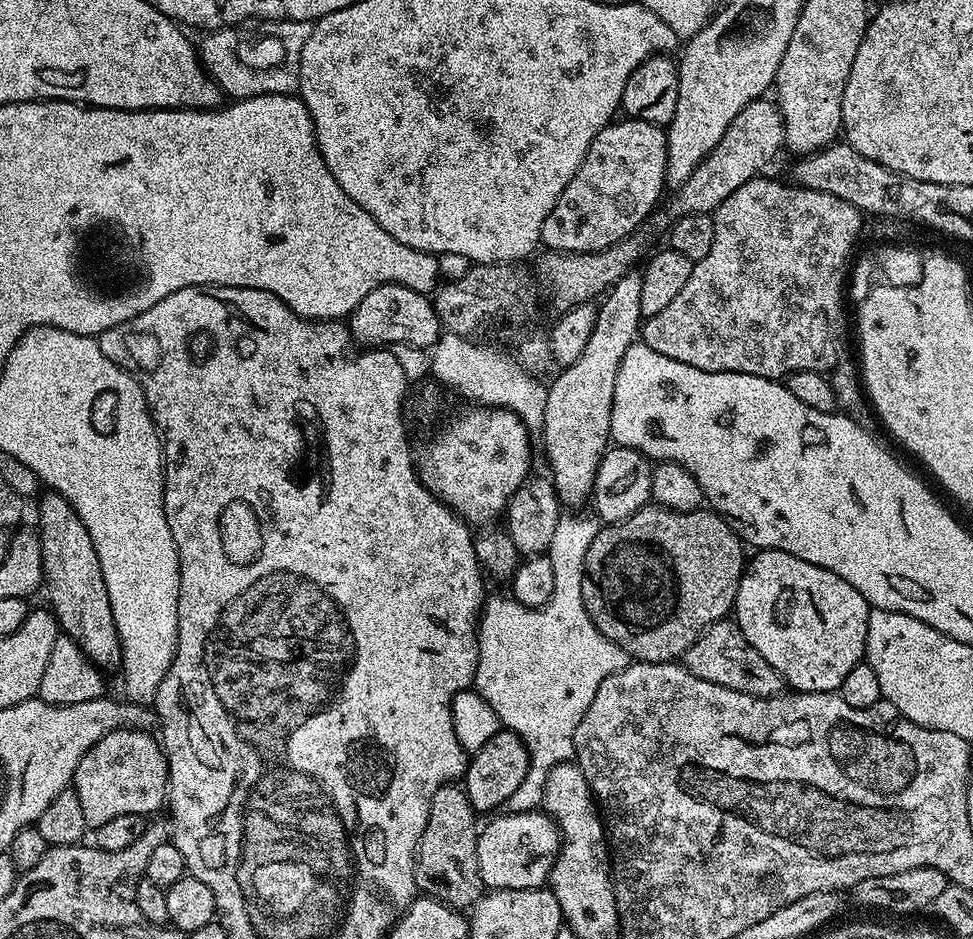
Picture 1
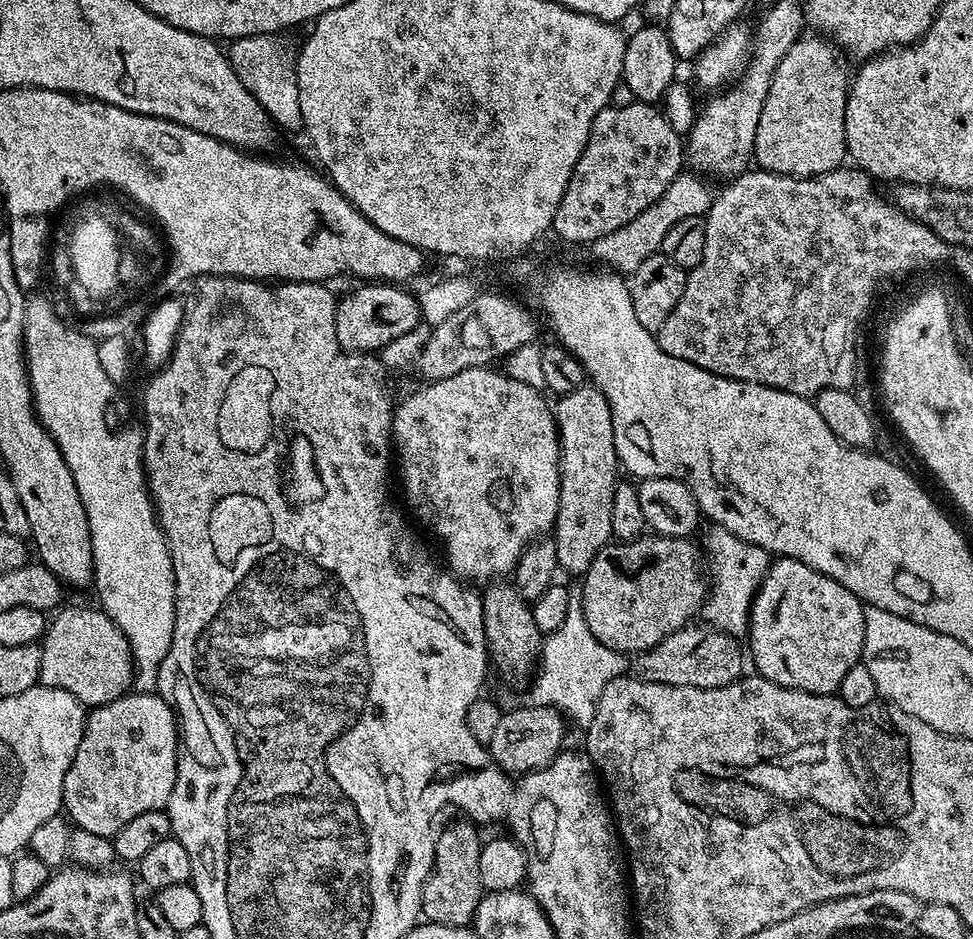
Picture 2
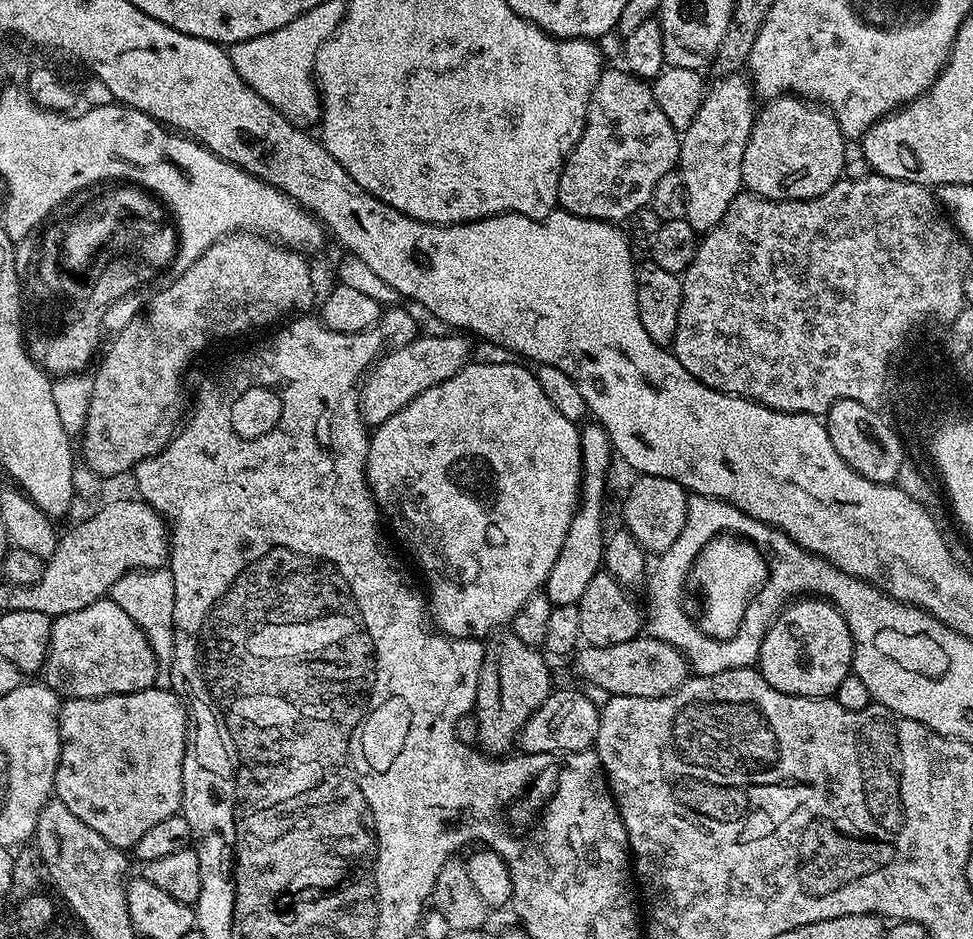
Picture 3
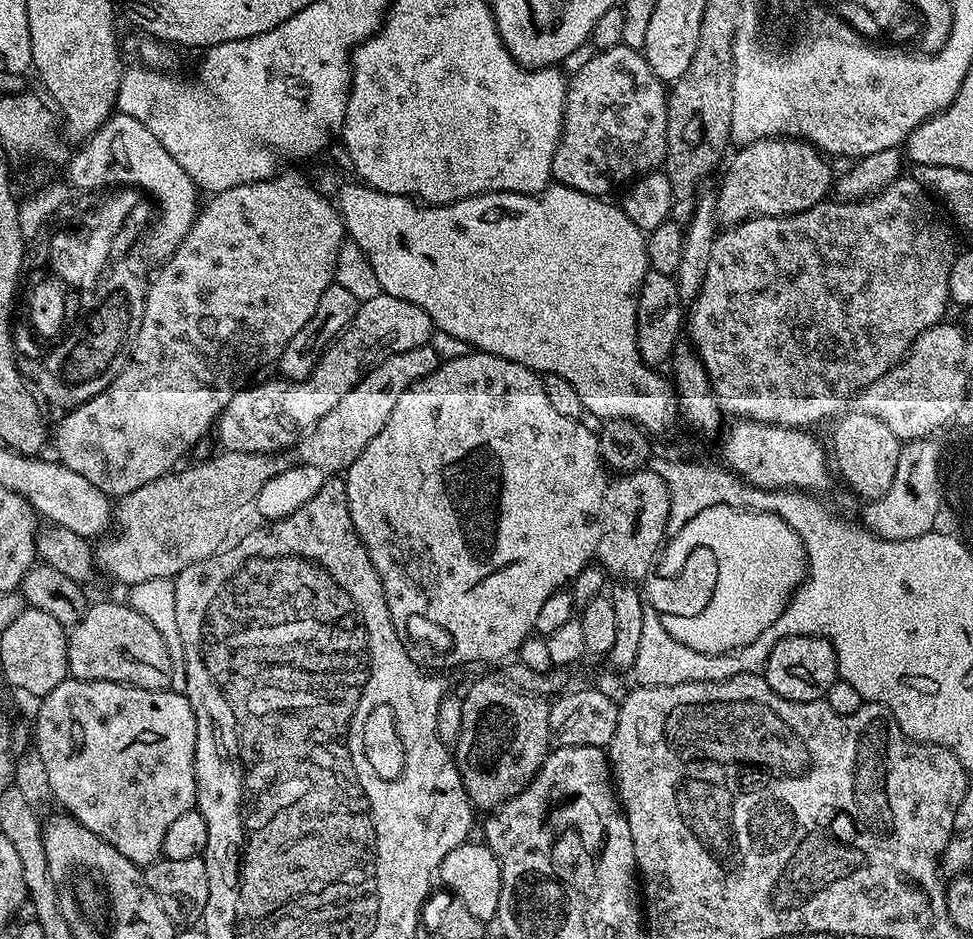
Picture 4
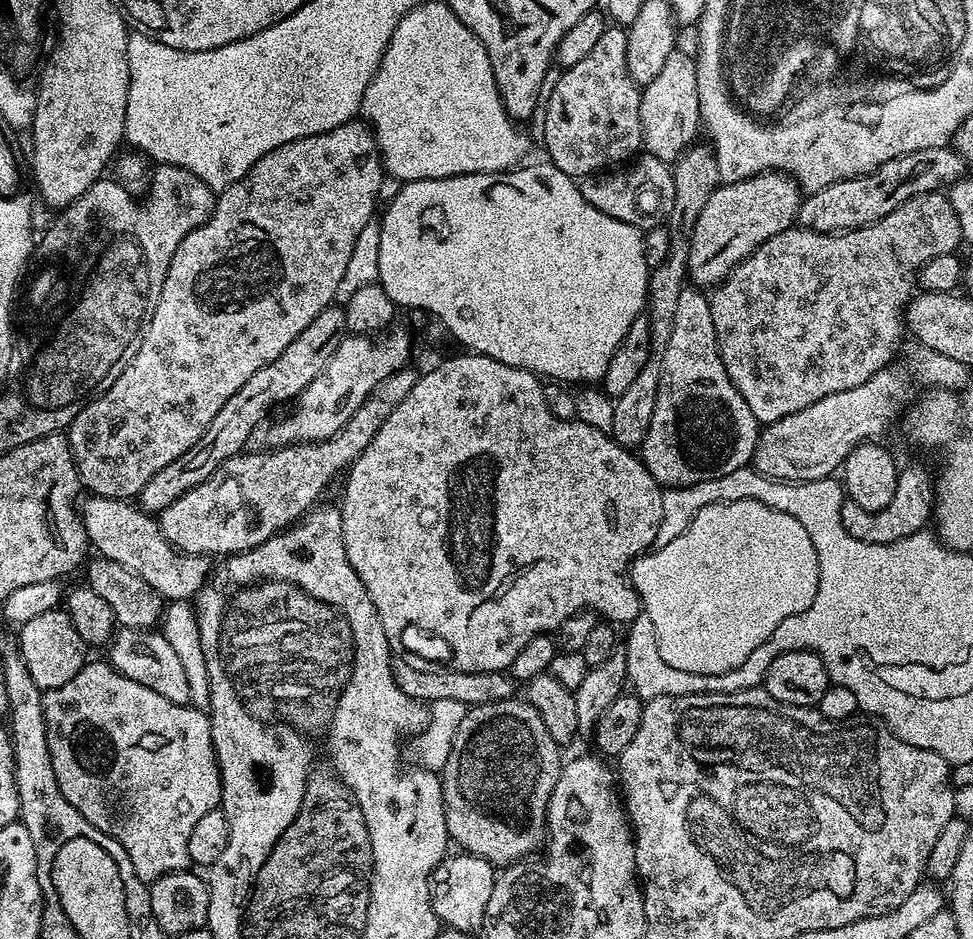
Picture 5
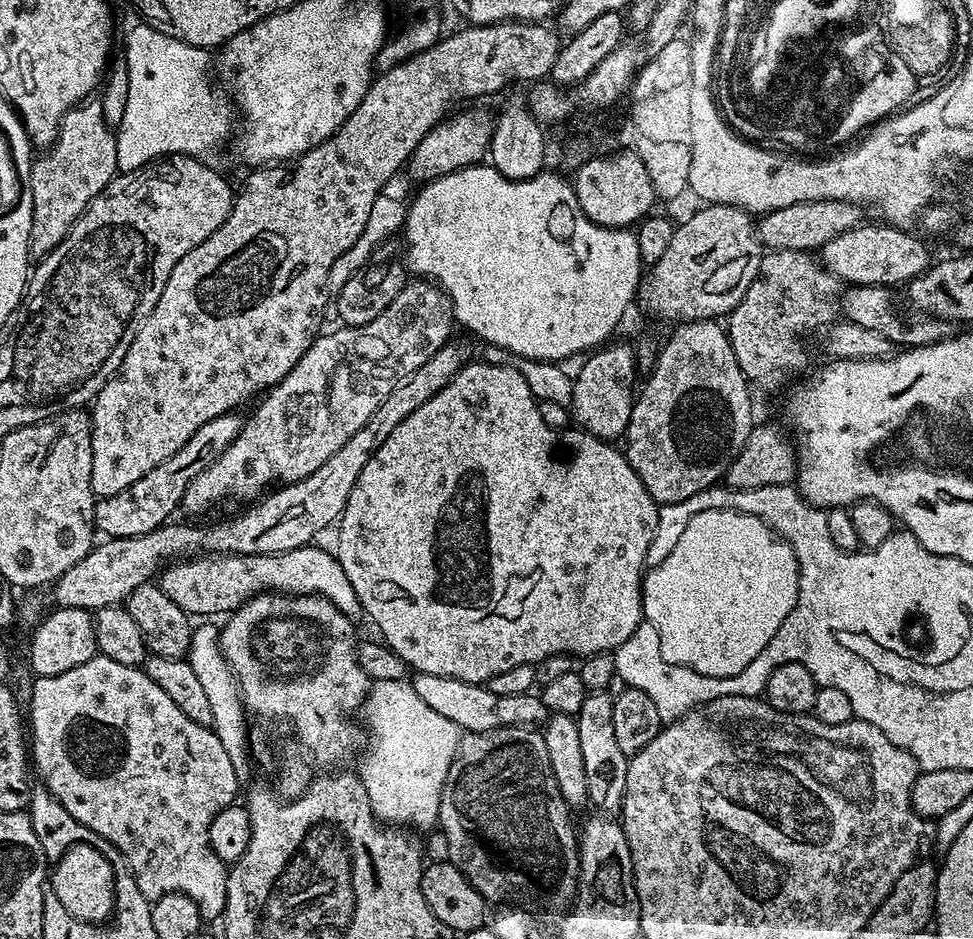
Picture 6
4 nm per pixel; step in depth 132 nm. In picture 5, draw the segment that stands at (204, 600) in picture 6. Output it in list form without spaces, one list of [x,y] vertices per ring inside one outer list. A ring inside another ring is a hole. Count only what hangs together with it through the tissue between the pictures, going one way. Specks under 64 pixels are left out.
[[[89,495],[88,501],[82,504],[82,521],[84,532],[88,535],[89,545],[97,548],[99,555],[110,562],[118,562],[126,570],[138,574],[142,582],[146,582],[165,601],[191,601],[202,590],[202,586],[210,579],[210,560],[207,556],[188,556],[185,552],[177,552],[160,533],[160,525],[149,513],[141,510],[135,503],[114,498],[102,498]]]

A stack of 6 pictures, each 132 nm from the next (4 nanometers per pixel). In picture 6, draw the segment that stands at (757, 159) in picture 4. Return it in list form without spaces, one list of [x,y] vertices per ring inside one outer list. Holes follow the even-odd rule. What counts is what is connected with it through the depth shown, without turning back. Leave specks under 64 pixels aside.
[[[704,204],[689,220],[676,224],[666,254],[641,279],[638,304],[650,315],[671,322],[727,317],[760,272],[761,255],[758,228],[749,213],[729,204]]]

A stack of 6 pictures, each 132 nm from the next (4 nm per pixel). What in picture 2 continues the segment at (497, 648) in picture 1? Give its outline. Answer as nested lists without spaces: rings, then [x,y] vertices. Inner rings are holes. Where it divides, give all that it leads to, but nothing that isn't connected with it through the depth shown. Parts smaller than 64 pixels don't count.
[[[573,594],[566,622],[562,622],[558,630],[547,633],[543,641],[538,671],[531,681],[531,703],[542,708],[556,708],[571,723],[573,720],[580,726],[586,726],[594,718],[602,690],[606,690],[615,676],[625,675],[624,660],[621,653],[610,650],[610,646],[602,646],[602,642],[590,634],[590,626],[586,626],[584,611],[580,609],[579,595]]]

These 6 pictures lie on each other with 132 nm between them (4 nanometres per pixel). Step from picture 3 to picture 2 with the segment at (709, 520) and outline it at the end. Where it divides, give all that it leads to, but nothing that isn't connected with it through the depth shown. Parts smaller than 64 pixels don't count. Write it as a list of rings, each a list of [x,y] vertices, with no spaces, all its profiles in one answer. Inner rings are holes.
[[[717,524],[706,528],[703,529],[705,532],[702,552],[706,557],[707,571],[710,573],[710,587],[702,605],[702,616],[719,632],[740,638],[748,631],[748,615],[752,613],[752,599],[756,597],[756,591],[760,589],[760,583],[764,581],[764,576],[768,572],[770,553],[762,546],[754,546],[738,538],[738,534],[730,534],[730,530]]]

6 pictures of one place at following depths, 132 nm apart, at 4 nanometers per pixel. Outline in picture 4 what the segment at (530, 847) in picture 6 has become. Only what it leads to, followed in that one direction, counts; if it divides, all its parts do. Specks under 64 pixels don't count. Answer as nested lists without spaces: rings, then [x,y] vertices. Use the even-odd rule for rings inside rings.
[[[484,676],[469,686],[468,693],[462,696],[462,730],[458,730],[458,738],[454,742],[454,755],[462,786],[472,801],[473,809],[495,810],[524,791],[550,751],[548,739],[553,739],[554,733],[548,726],[549,722],[550,704],[545,697],[520,692],[503,679],[495,680],[492,676]]]

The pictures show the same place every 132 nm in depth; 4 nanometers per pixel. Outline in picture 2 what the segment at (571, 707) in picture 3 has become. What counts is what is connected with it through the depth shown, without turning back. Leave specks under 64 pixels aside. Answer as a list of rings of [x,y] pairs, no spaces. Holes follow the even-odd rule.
[[[527,707],[516,708],[513,712],[505,711],[498,726],[495,727],[494,736],[486,743],[488,753],[492,755],[492,761],[509,774],[538,772],[548,767],[553,758],[565,747],[564,713],[556,708]]]

